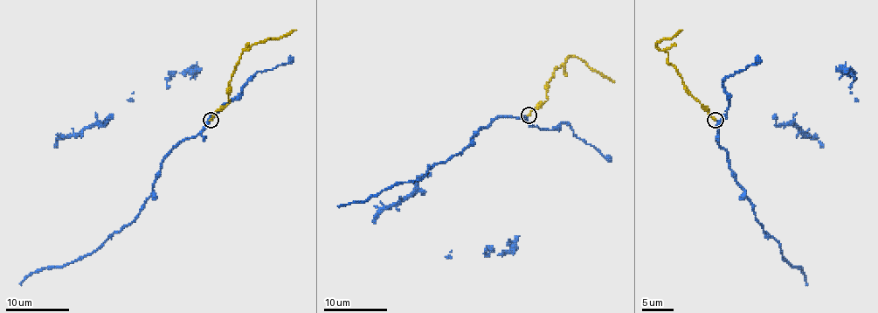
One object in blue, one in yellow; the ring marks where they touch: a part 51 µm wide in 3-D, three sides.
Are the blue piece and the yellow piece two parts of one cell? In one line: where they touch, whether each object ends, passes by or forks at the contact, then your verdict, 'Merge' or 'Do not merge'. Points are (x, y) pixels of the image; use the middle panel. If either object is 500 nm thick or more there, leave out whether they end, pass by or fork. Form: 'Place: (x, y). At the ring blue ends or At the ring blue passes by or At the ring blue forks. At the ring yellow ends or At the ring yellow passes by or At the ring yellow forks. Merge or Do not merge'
Place: (528, 115). At the ring blue passes by. At the ring yellow ends. Merge

